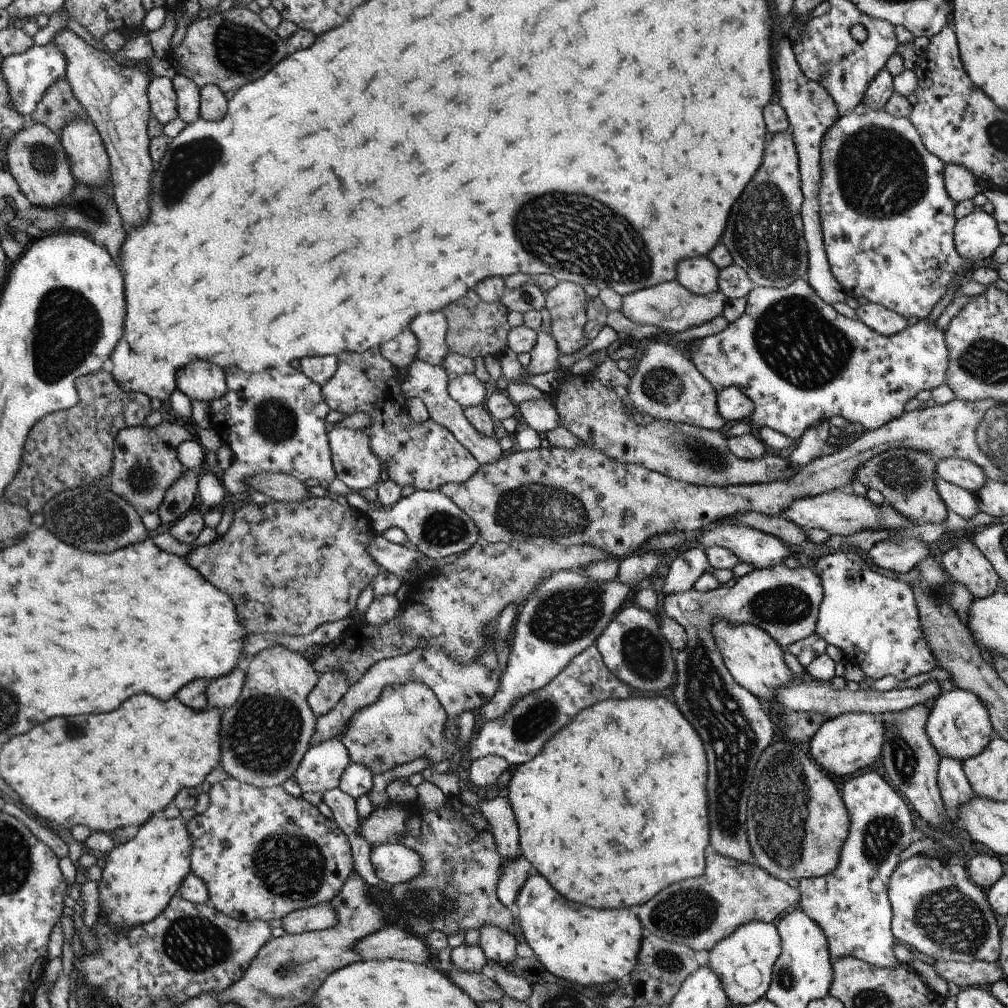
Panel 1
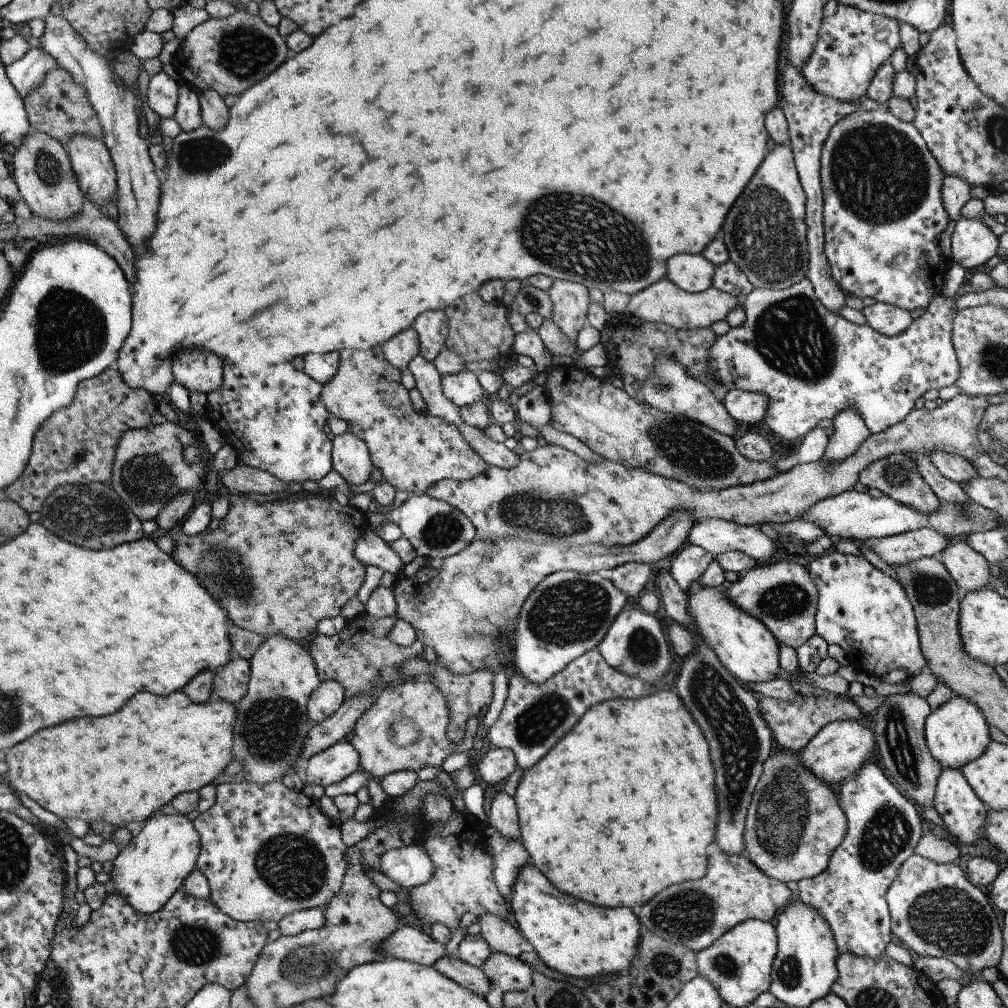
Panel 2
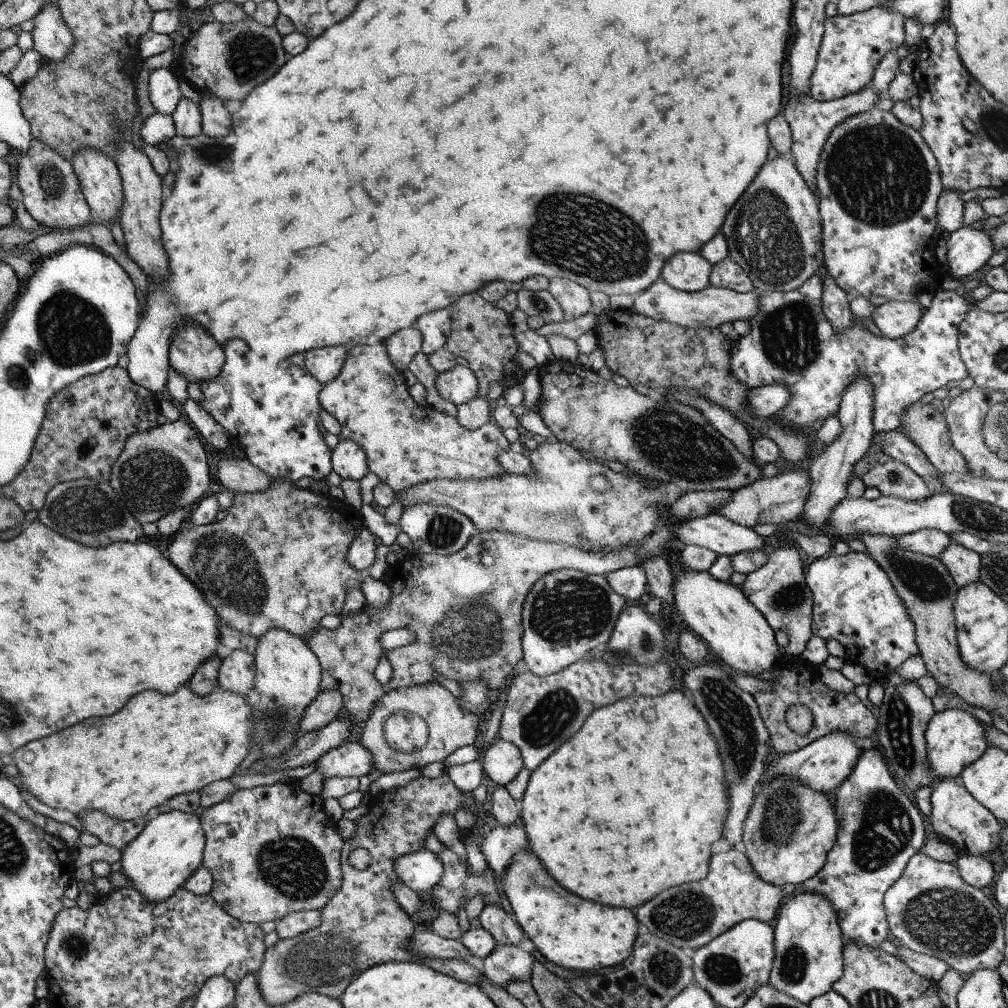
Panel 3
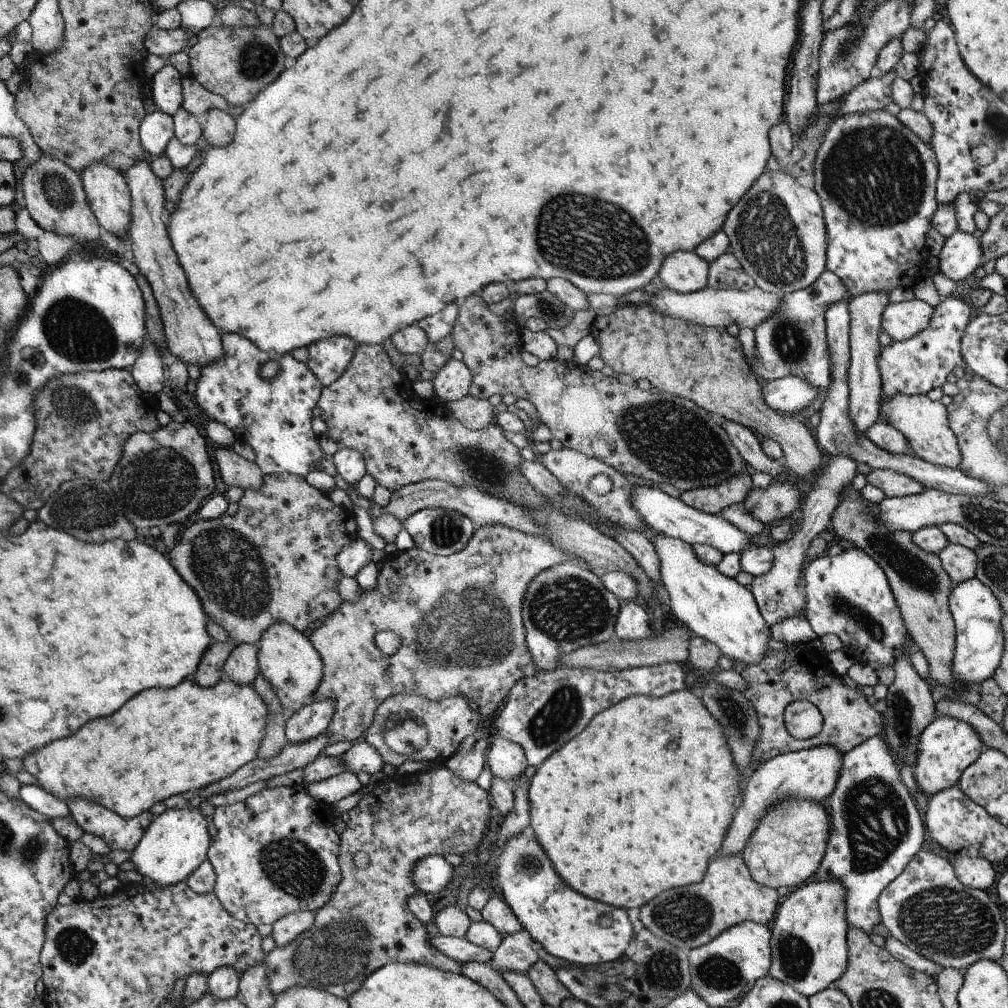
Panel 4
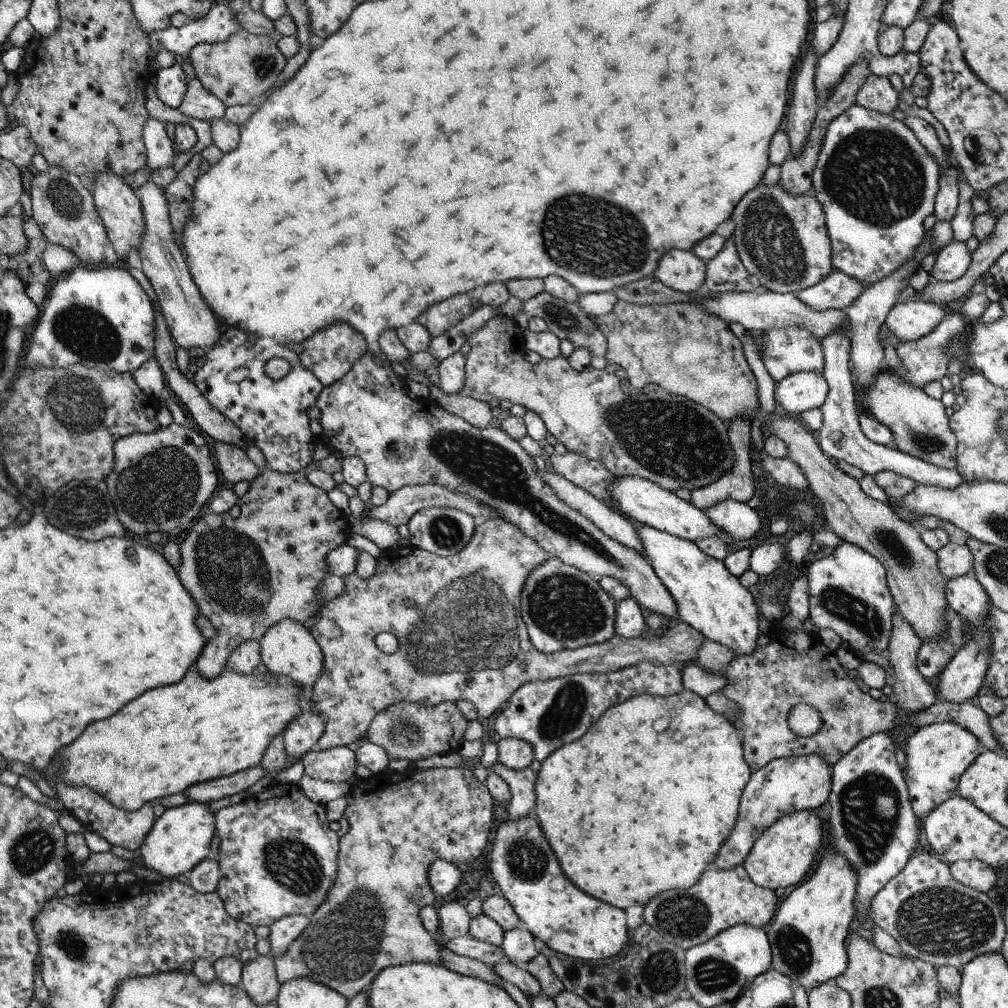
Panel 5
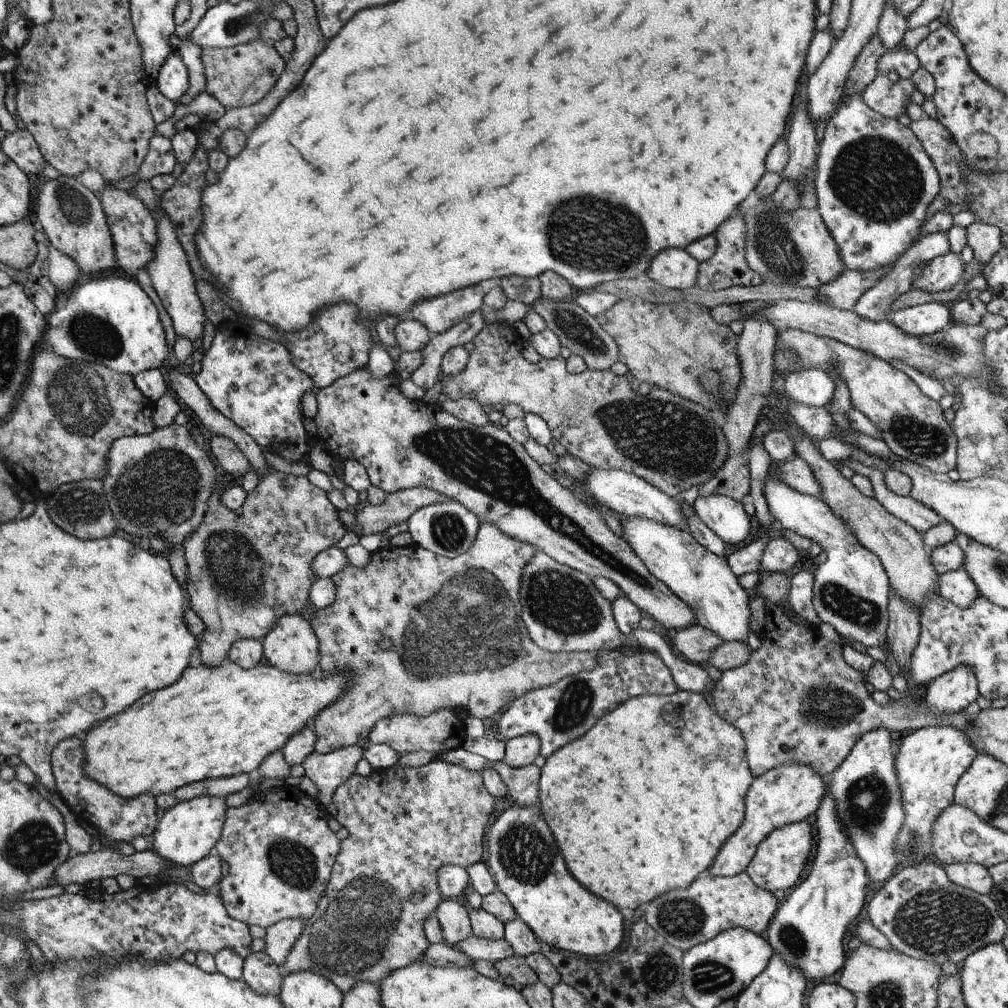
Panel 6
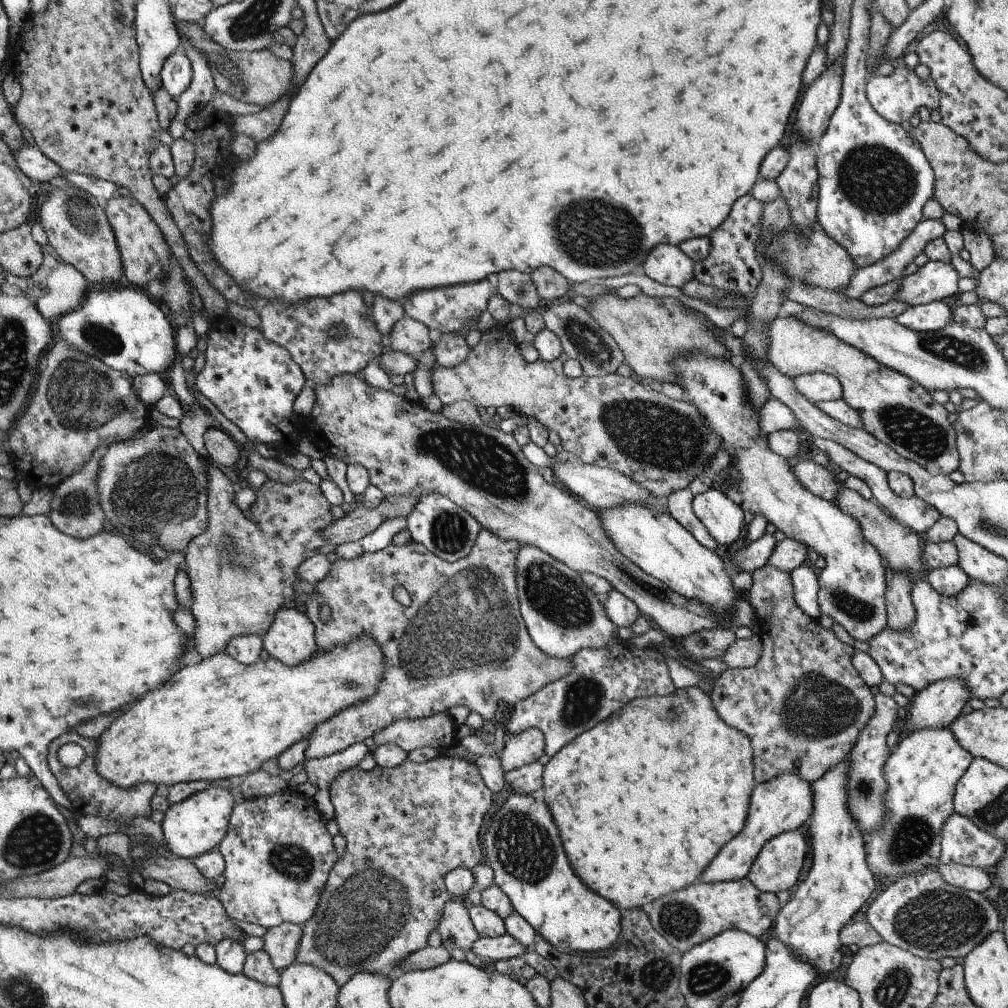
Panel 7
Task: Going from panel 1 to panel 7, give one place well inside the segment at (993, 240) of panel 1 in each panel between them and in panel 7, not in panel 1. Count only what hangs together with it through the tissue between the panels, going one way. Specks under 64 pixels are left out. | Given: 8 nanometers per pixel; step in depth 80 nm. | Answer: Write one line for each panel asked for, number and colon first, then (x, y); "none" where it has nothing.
2: (972, 243)
3: (967, 250)
4: (961, 254)
5: (953, 260)
6: (942, 273)
7: (936, 280)

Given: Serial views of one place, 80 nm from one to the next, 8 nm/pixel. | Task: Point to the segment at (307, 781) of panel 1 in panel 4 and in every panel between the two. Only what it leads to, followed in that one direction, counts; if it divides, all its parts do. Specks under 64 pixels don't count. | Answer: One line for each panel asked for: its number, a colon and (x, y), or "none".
2: (327, 768)
3: (353, 760)
4: (362, 757)

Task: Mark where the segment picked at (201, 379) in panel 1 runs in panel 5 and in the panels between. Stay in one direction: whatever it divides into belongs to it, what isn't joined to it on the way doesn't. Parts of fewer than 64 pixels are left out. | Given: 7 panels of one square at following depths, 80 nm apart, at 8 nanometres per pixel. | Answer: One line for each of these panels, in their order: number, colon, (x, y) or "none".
2: (198, 372)
3: (194, 353)
4: (191, 336)
5: (189, 320)

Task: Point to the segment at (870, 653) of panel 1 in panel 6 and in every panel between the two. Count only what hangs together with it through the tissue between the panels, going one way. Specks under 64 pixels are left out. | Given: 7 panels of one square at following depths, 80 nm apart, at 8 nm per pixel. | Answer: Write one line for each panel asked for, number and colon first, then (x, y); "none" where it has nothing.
2: (867, 612)
3: (854, 602)
4: (848, 594)
5: (848, 591)
6: (851, 591)

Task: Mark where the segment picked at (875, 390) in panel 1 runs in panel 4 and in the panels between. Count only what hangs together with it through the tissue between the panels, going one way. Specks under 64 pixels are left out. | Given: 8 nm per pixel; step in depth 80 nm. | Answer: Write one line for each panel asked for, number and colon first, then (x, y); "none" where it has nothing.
2: (789, 348)
3: (790, 341)
4: (792, 341)

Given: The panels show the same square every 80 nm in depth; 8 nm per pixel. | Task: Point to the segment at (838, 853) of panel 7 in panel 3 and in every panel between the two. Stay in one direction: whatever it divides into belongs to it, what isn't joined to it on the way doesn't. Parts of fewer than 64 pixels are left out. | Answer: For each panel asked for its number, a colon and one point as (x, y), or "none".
3: (809, 945)
4: (809, 951)
5: (808, 936)
6: (808, 929)

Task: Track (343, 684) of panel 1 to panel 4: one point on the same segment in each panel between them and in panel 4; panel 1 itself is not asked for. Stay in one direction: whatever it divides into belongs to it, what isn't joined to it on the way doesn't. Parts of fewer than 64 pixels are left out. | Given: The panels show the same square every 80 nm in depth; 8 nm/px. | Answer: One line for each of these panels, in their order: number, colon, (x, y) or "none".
2: (327, 699)
3: (327, 706)
4: (311, 720)

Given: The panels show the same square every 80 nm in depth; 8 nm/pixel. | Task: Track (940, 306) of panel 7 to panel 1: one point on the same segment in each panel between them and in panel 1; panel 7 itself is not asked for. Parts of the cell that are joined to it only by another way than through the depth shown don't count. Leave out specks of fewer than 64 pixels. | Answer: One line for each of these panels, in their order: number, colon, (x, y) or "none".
1: (881, 319)
2: (888, 319)
3: (895, 319)
4: (903, 320)
5: (910, 320)
6: (928, 318)

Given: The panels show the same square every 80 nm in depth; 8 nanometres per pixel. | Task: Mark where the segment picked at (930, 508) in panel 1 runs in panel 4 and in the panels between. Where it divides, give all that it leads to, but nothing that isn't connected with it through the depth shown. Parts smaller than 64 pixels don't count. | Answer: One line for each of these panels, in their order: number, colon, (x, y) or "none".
2: (896, 476)
3: (892, 478)
4: (892, 484)

